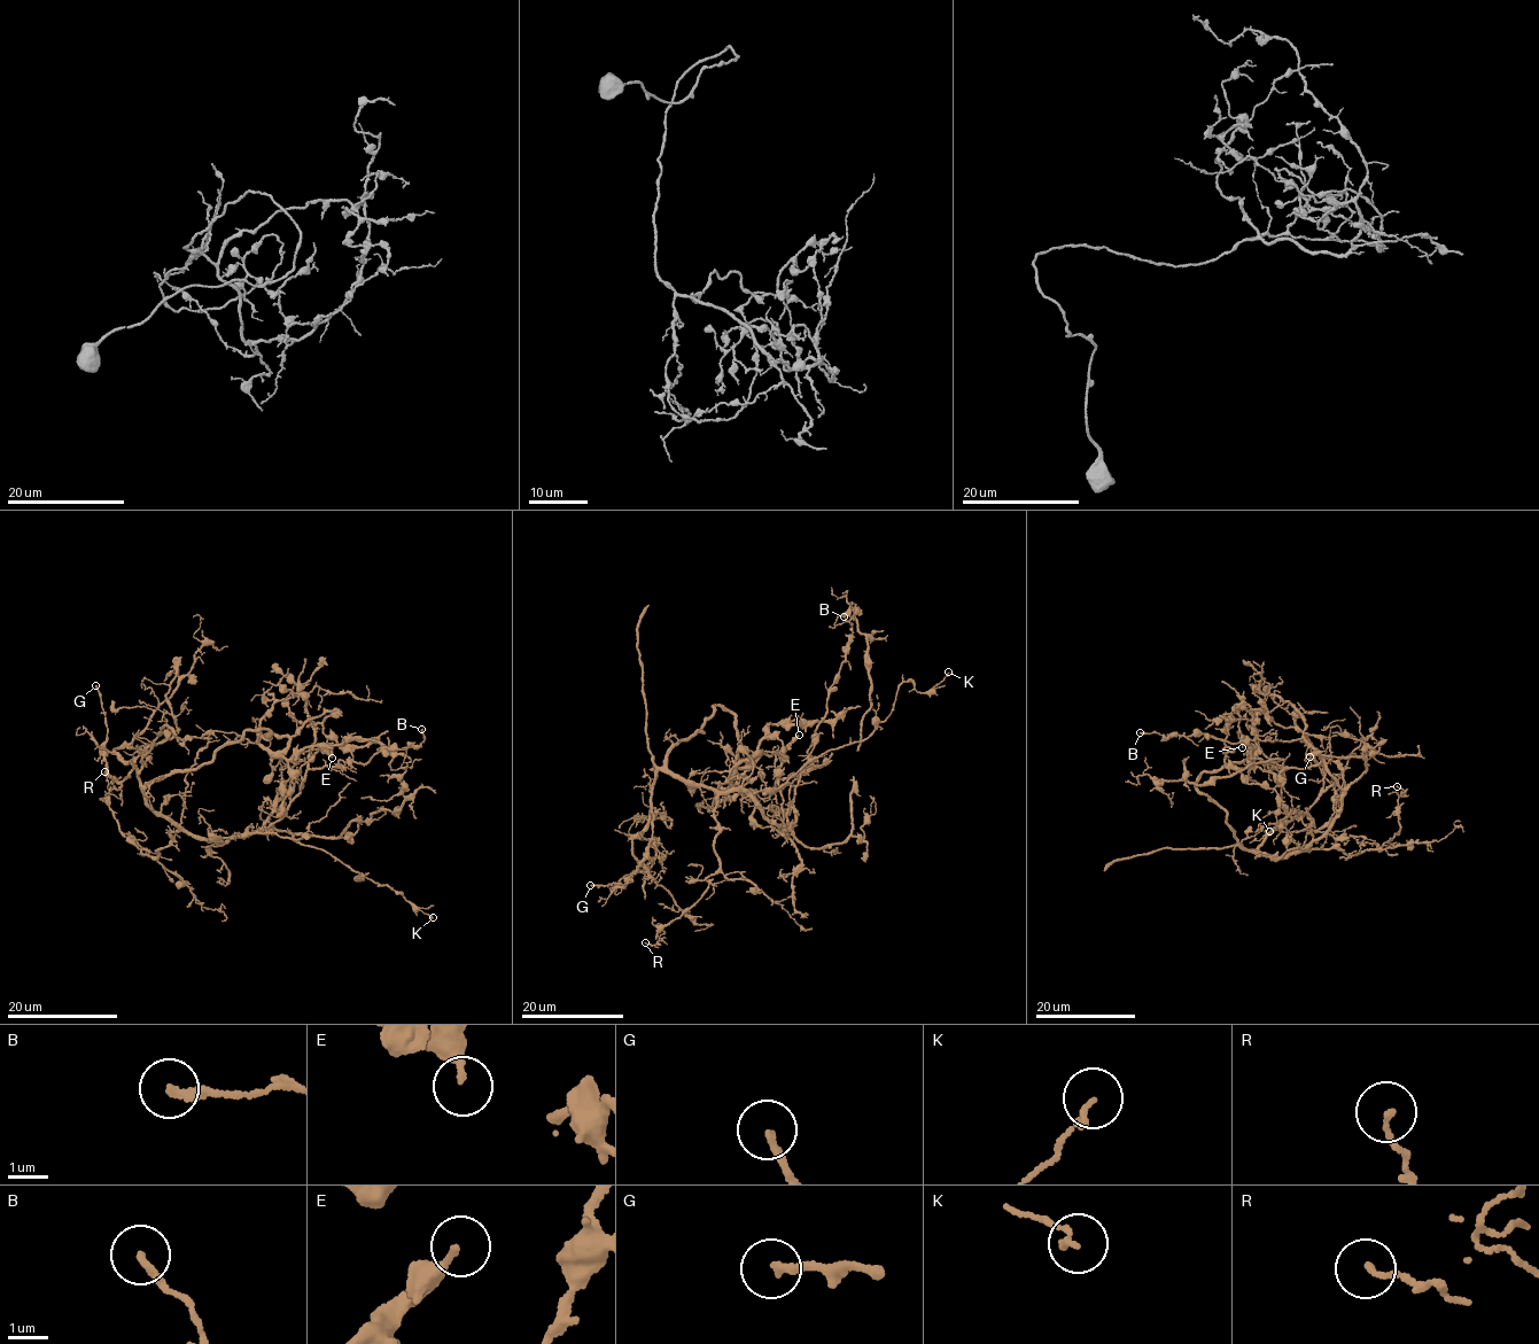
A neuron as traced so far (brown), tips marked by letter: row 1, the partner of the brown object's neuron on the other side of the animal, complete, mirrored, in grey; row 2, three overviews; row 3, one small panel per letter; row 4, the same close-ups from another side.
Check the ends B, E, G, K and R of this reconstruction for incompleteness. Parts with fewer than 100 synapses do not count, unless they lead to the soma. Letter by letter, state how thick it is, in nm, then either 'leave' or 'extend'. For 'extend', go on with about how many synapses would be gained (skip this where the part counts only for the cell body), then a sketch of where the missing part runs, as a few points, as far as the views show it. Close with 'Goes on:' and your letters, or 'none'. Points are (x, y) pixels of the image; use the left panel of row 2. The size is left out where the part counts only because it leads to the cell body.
B: calibre 170 nm; leave
E: calibre 180 nm; leave
G: calibre 190 nm; leave
K: calibre 150 nm; leave
R: calibre 130 nm; leave
Goes on: none

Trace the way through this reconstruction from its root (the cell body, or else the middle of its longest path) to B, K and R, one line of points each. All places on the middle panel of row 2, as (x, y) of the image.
B: (764, 814), (785, 828), (795, 820), (795, 784), (852, 638), (844, 616)
K: (764, 814), (751, 794), (777, 789), (815, 758), (863, 740), (891, 713), (903, 682), (929, 691), (948, 672)
R: (764, 814), (745, 792), (719, 795), (720, 868), (653, 946), (645, 942)

